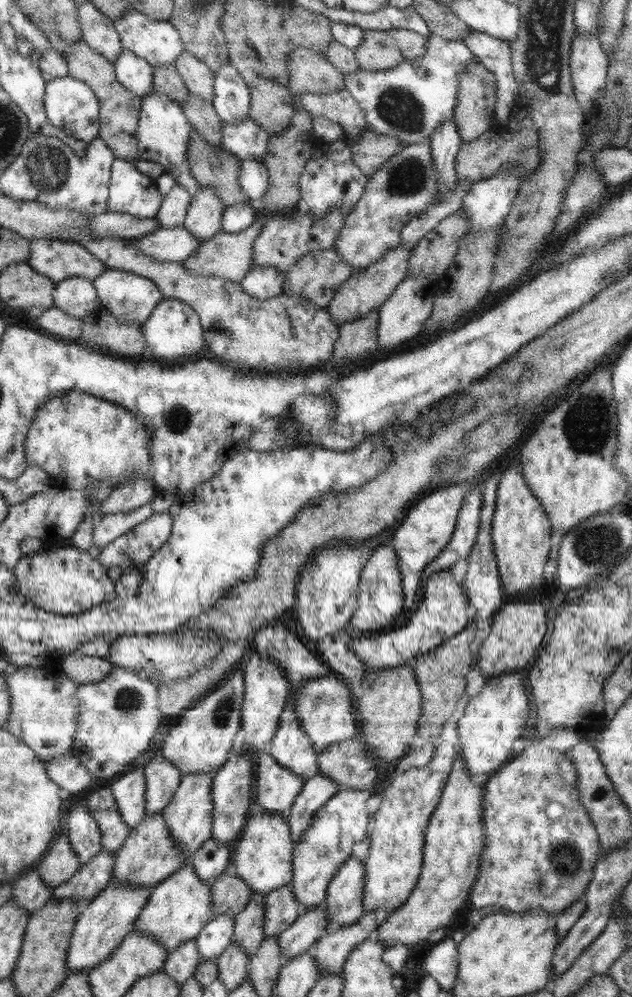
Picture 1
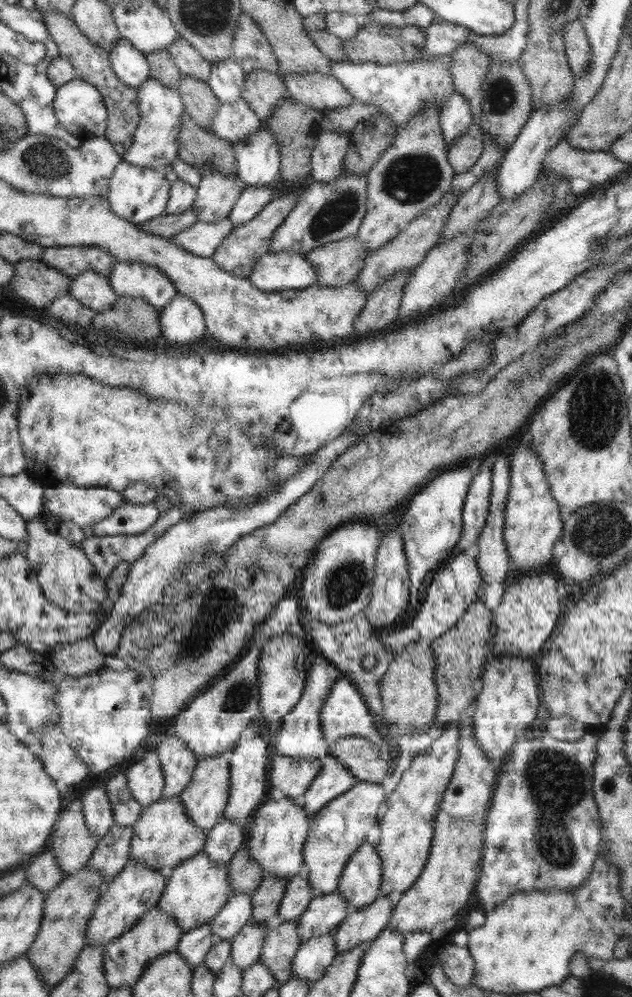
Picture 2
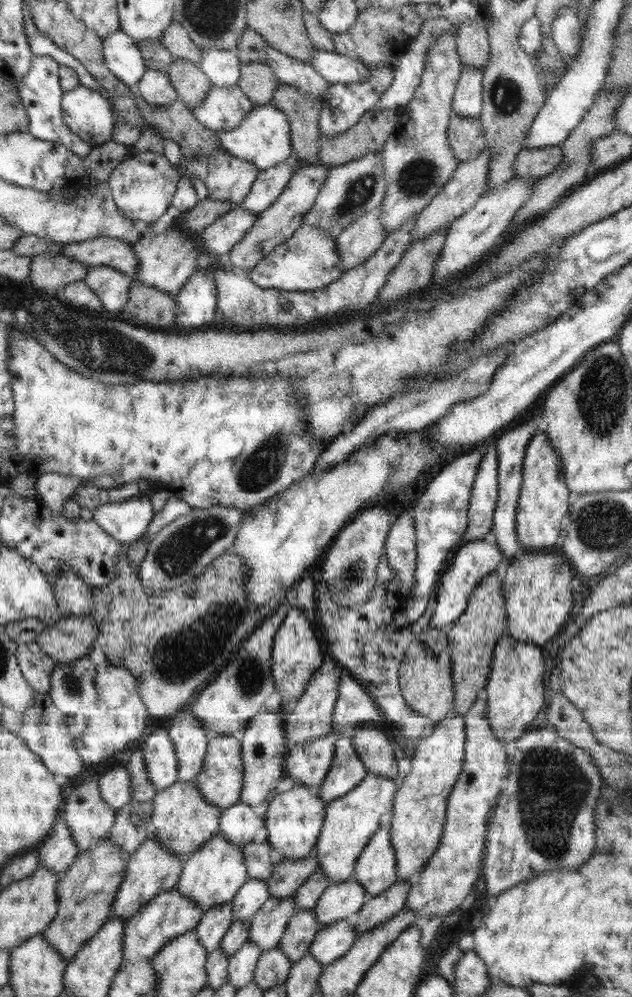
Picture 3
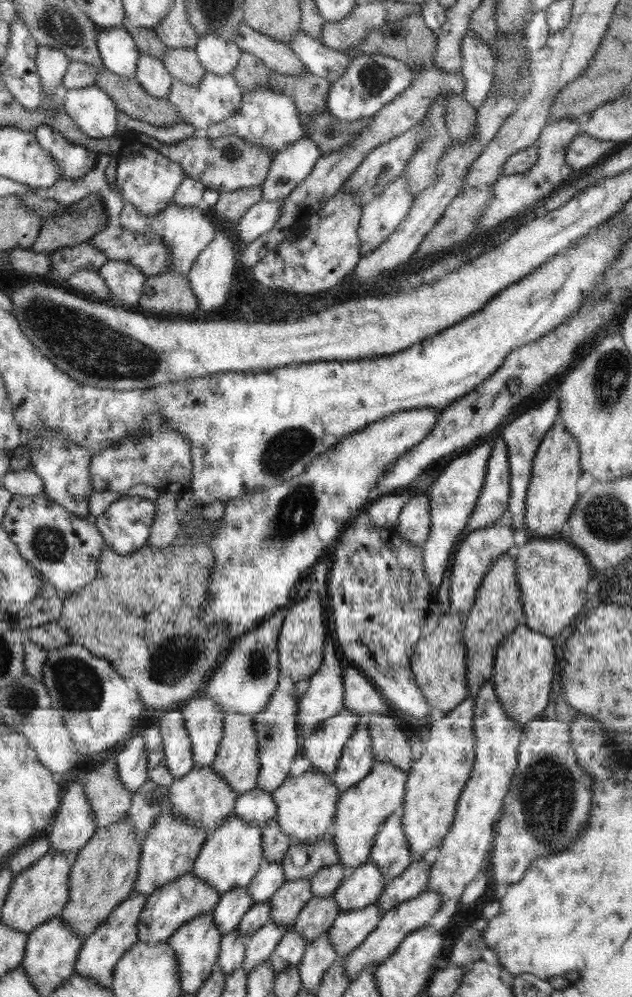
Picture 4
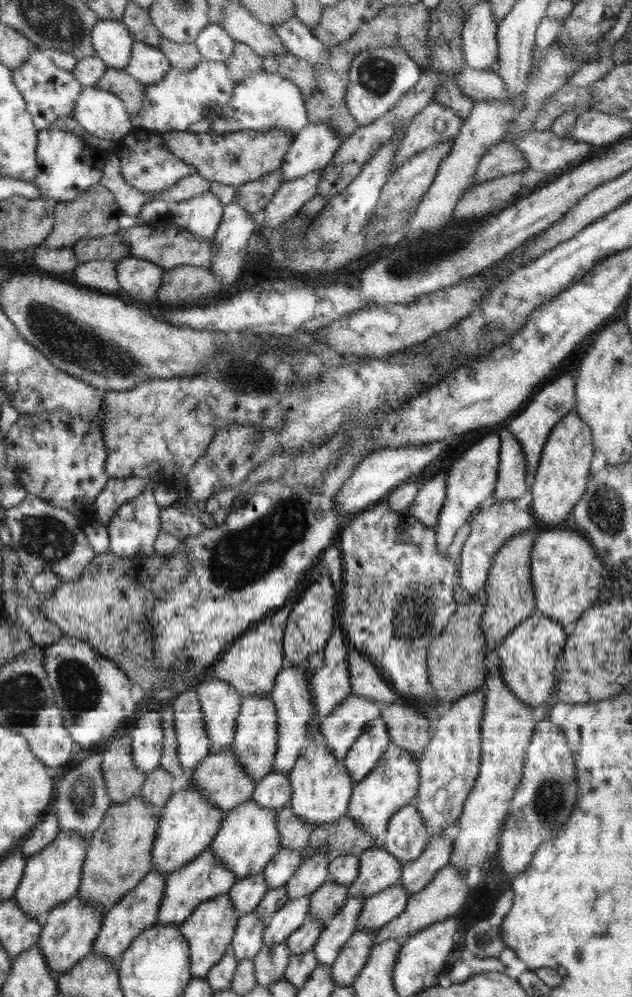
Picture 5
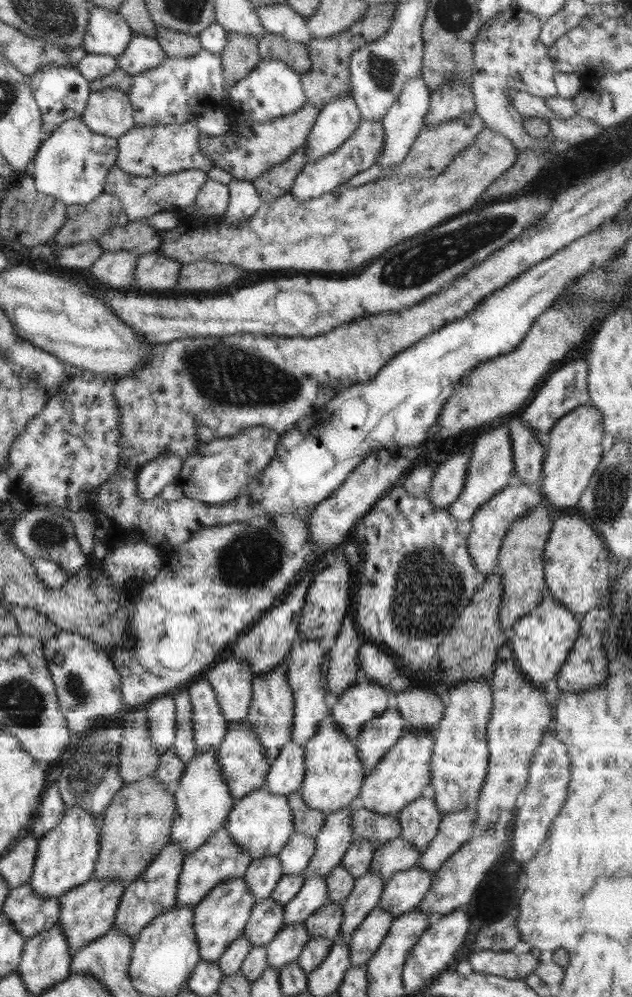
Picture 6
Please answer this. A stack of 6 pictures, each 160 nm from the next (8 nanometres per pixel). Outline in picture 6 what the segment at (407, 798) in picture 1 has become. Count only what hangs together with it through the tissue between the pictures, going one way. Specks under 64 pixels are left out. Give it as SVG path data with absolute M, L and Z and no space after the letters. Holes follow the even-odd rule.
M490 680L464 681L449 689L448 704L434 731L430 759L430 785L434 787L434 803L442 815L474 809L478 803L489 763L486 730L493 708Z

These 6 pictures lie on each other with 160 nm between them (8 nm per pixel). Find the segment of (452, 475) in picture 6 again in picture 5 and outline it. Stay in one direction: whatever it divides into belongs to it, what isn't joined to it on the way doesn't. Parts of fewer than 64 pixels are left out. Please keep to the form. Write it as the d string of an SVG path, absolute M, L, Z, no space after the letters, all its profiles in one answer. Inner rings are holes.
M447 472L421 484L416 498L410 505L410 514L424 526L436 526L444 499L446 498Z

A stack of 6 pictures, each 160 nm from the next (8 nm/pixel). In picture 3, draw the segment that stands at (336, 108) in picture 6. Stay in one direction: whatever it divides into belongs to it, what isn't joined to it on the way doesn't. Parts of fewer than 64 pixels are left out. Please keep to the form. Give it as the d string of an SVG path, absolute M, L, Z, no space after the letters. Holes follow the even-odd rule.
M288 159L272 169L260 171L252 190L240 207L252 214L258 214L272 206L287 188L290 178L293 178L292 174L301 164L301 162Z

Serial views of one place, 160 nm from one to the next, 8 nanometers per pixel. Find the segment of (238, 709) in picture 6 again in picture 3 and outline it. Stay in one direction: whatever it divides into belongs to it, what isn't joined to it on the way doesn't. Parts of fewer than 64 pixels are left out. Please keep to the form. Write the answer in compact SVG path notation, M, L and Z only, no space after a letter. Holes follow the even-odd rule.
M187 709L173 716L168 736L173 740L178 759L178 782L193 781L202 770L209 748L209 732Z

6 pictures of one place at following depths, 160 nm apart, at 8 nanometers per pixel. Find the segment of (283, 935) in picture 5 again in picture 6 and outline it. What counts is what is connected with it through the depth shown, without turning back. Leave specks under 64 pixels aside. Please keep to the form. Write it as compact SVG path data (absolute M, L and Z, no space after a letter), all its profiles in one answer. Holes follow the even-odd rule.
M313 874L312 878L305 879L296 896L284 905L284 925L303 922L321 906L332 902L328 896L326 877L326 874Z

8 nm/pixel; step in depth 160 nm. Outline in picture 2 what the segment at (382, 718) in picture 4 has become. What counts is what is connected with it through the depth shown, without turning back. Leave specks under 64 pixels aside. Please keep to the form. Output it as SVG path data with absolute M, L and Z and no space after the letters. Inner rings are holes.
M344 737L329 745L333 754L358 781L381 783L391 773L388 763L379 757L379 748L360 737Z

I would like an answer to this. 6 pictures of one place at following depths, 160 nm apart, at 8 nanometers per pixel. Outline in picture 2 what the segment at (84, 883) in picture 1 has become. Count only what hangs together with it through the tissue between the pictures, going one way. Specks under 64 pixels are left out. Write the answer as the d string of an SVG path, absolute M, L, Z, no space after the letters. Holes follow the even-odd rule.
M115 822L99 840L97 848L89 858L89 868L97 870L104 877L106 885L129 862L132 835L133 824L122 826Z

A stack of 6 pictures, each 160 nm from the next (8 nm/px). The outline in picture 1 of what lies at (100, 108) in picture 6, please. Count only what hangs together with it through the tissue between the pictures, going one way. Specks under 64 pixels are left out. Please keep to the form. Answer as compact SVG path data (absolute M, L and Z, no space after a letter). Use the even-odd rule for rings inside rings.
M68 75L46 82L43 103L48 122L52 126L58 127L66 134L74 135L79 141L89 143L98 137L100 132L98 99L85 82Z

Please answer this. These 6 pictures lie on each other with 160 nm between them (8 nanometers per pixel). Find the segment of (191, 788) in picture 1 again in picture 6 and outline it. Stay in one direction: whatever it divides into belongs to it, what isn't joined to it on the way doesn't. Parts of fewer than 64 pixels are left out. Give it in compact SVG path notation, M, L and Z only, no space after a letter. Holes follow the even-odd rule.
M288 658L280 663L270 673L256 675L252 682L252 702L248 710L248 723L252 725L254 733L265 748L266 758L270 763L278 756L280 749L291 741L292 722L296 716L294 693L288 683Z

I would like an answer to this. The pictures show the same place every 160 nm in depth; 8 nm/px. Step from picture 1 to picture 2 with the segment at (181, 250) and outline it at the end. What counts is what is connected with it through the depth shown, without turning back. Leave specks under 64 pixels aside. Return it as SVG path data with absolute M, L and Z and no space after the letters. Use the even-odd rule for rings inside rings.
M229 217L221 218L216 223L198 221L193 226L182 230L180 234L172 236L176 245L184 250L201 257L211 257L217 246L222 244L228 234L232 234L234 223Z

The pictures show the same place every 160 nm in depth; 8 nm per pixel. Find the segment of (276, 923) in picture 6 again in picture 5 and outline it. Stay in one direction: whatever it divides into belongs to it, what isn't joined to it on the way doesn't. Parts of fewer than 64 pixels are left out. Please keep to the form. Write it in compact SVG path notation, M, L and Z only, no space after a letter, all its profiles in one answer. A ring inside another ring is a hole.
M255 911L241 916L236 923L236 932L230 944L230 953L236 960L253 960L264 946L262 936L266 930L266 919L258 918Z

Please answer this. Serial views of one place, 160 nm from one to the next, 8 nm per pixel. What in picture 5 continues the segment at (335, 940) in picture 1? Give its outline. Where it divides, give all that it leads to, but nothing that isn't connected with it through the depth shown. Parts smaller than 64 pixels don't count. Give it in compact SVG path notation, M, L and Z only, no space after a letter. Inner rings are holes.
M444 831L430 837L422 854L402 867L400 883L409 894L420 892L441 868L449 864L453 840L443 834Z

